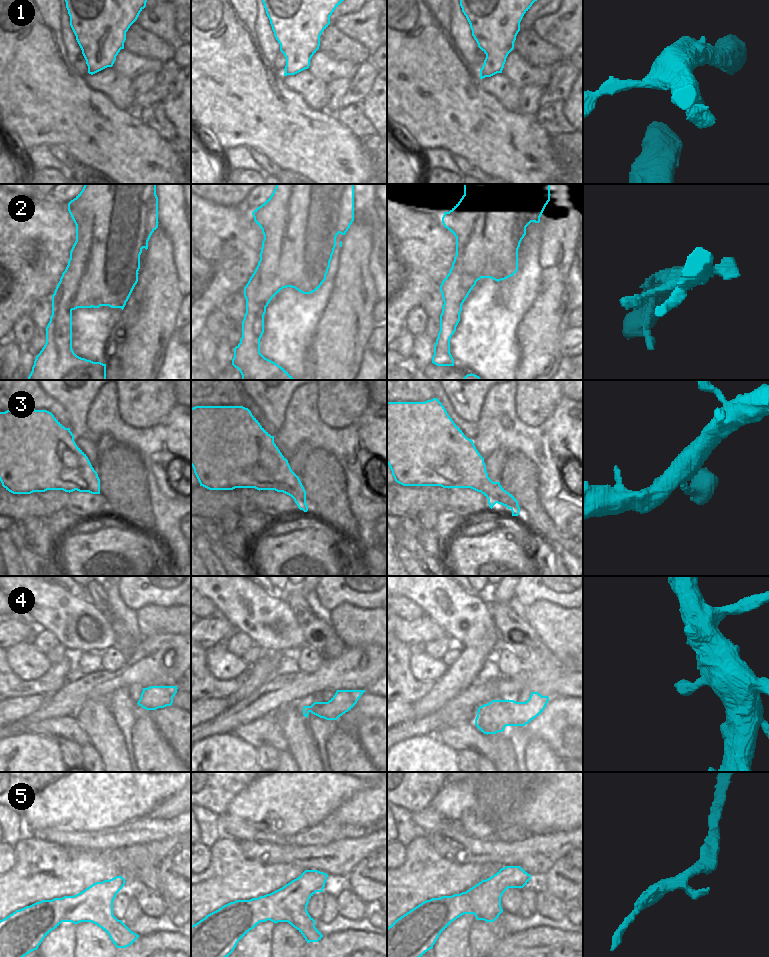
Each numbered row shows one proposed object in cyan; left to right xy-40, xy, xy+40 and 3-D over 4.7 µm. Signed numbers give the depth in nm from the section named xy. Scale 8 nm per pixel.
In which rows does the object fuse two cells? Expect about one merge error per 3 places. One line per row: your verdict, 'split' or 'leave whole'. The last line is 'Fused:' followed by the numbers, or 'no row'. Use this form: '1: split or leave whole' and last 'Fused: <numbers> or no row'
1: leave whole
2: leave whole
3: leave whole
4: leave whole
5: leave whole
Fused: no row

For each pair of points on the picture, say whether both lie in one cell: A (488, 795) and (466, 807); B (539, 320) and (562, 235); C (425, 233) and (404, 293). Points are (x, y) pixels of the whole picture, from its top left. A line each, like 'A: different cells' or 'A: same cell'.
A: different cells
B: same cell
C: same cell

